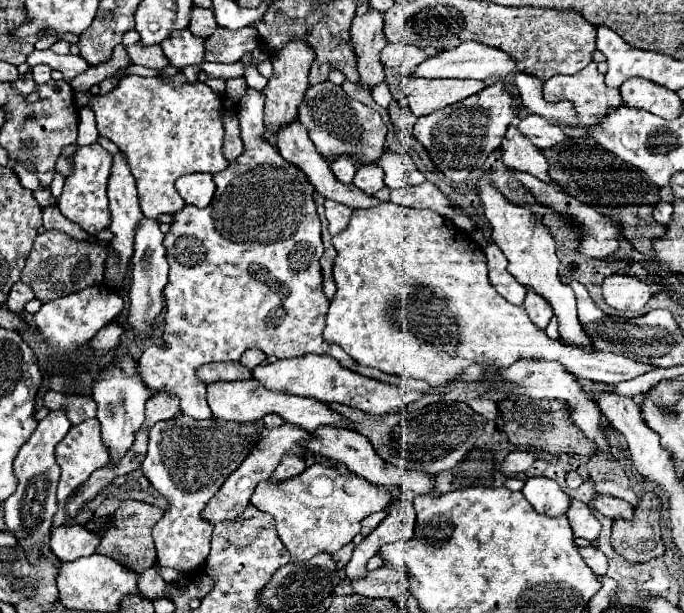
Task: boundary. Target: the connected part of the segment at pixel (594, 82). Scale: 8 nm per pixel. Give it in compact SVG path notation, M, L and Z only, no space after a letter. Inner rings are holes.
M594 61L588 67L584 67L580 73L574 73L574 75L556 75L556 77L548 79L544 83L544 99L546 101L560 101L560 99L572 101L574 107L576 107L576 111L578 111L580 125L592 125L592 123L600 121L610 107L624 105L624 101L620 97L620 91L618 89L610 89L610 87L604 85L604 75L598 71L598 67L596 67Z

